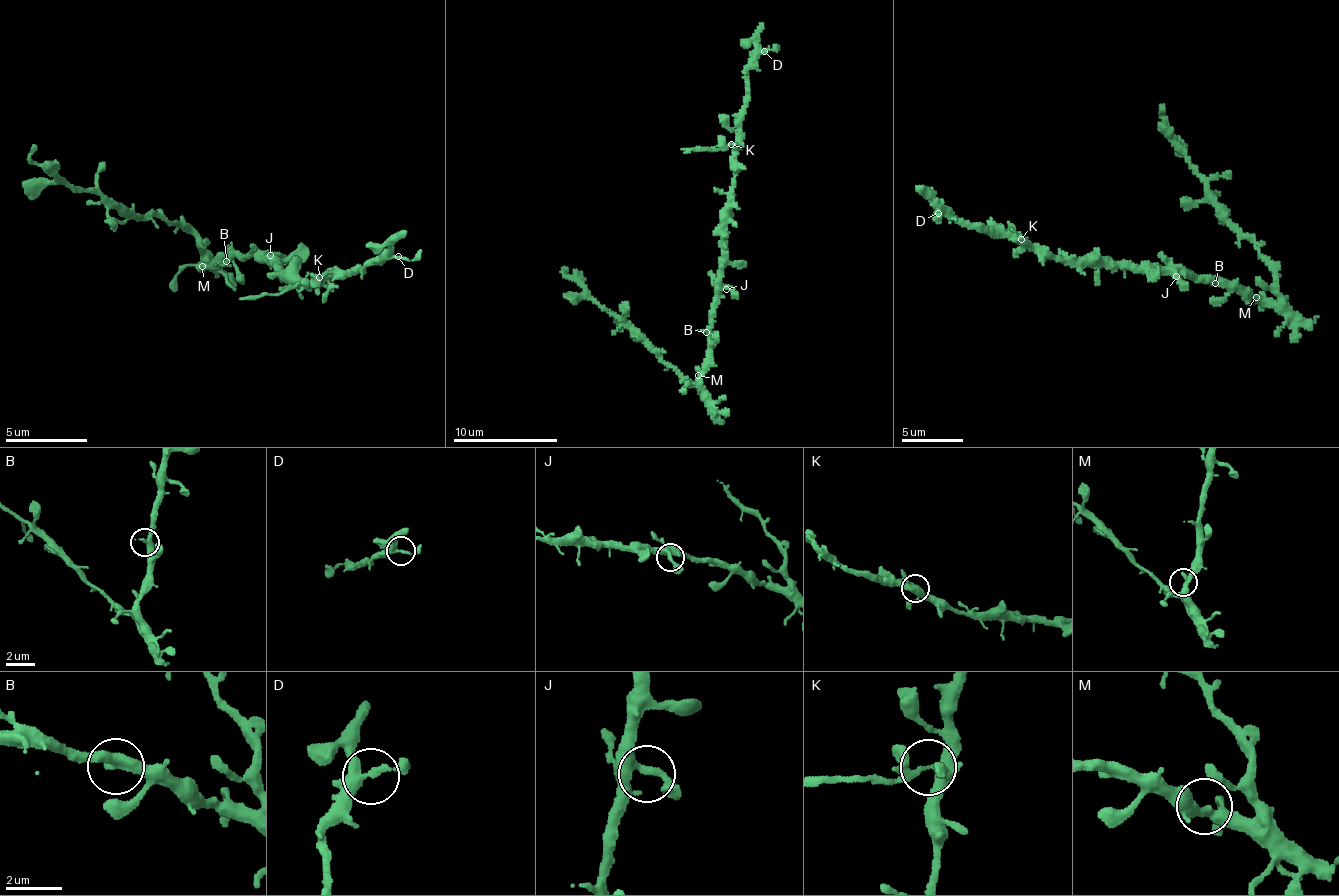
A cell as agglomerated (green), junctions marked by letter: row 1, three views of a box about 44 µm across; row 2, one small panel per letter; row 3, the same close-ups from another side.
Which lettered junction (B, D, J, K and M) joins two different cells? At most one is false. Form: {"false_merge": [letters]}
{"false_merge": ["K"]}

